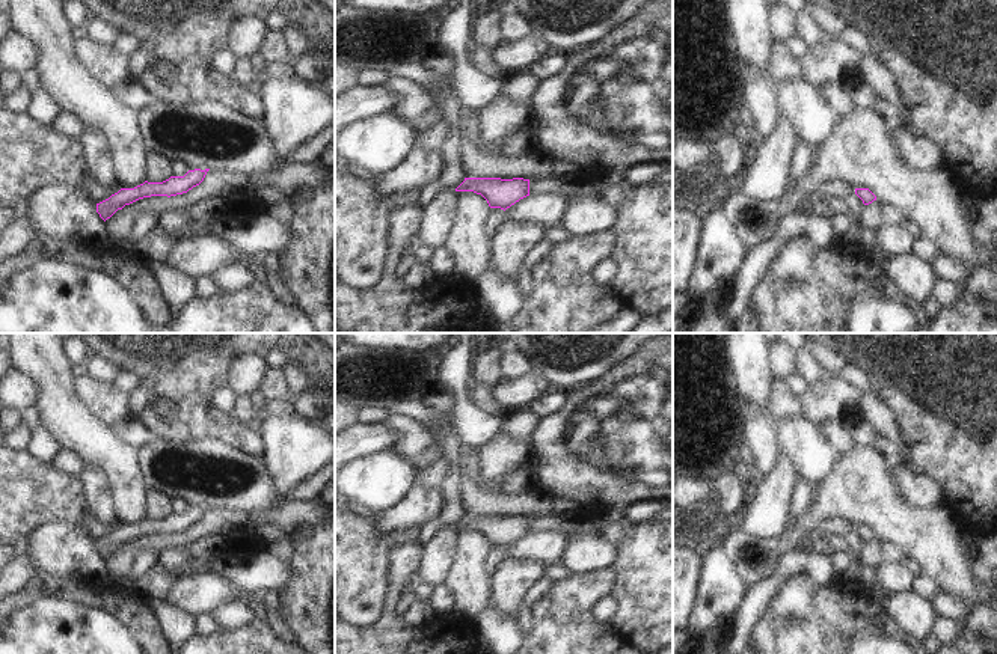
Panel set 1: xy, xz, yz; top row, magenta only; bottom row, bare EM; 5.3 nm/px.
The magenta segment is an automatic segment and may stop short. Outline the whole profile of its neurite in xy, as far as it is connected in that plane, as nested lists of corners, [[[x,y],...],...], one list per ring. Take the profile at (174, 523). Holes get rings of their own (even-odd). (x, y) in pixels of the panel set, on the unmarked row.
[[[210,506],[189,508],[184,514],[170,514],[163,520],[148,520],[134,524],[134,526],[121,526],[118,530],[112,532],[109,536],[97,541],[97,550],[106,559],[118,547],[122,547],[125,542],[130,542],[139,536],[151,533],[176,533],[187,530],[193,524],[199,523]]]

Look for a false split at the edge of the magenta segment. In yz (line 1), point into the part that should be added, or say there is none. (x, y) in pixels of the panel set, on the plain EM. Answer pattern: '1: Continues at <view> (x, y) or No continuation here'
1: No continuation here

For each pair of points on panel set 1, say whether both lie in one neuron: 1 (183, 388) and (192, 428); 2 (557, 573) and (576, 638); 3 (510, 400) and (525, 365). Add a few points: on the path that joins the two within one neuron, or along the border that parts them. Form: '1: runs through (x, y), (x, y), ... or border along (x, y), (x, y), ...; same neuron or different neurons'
1: runs through (190, 398), (192, 418); same neuron
2: border along (572, 574), (555, 582); different neurons
3: border along (533, 369), (516, 378), (504, 380); different neurons

